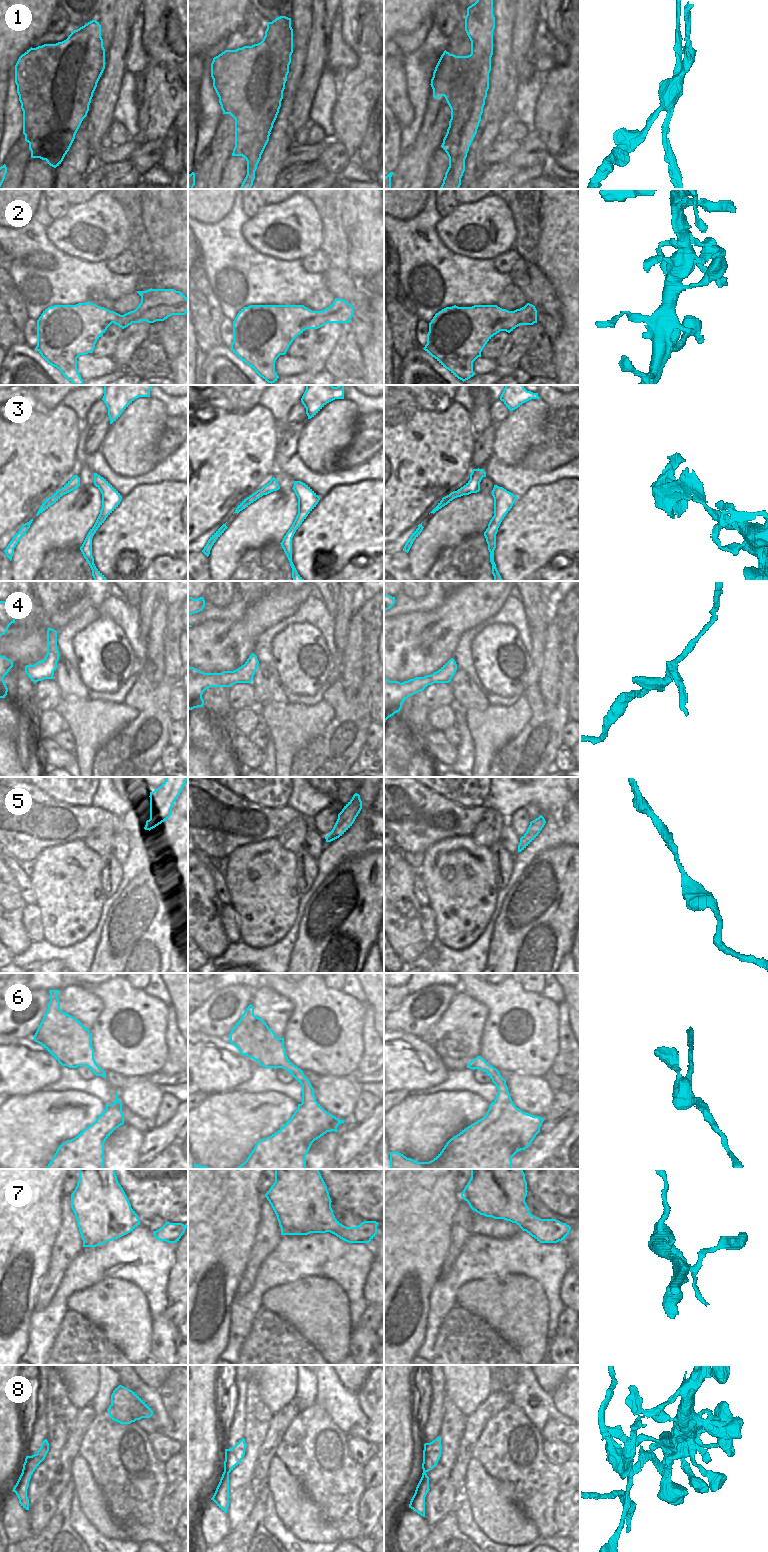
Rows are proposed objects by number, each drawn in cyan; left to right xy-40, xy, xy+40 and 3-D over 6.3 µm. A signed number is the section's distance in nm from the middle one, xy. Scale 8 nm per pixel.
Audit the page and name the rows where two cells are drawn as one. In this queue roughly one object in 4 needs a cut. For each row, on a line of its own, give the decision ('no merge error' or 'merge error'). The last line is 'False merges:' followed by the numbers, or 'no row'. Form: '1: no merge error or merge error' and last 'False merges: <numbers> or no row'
1: merge error
2: no merge error
3: no merge error
4: merge error
5: no merge error
6: no merge error
7: no merge error
8: merge error
False merges: 1, 4, 8

